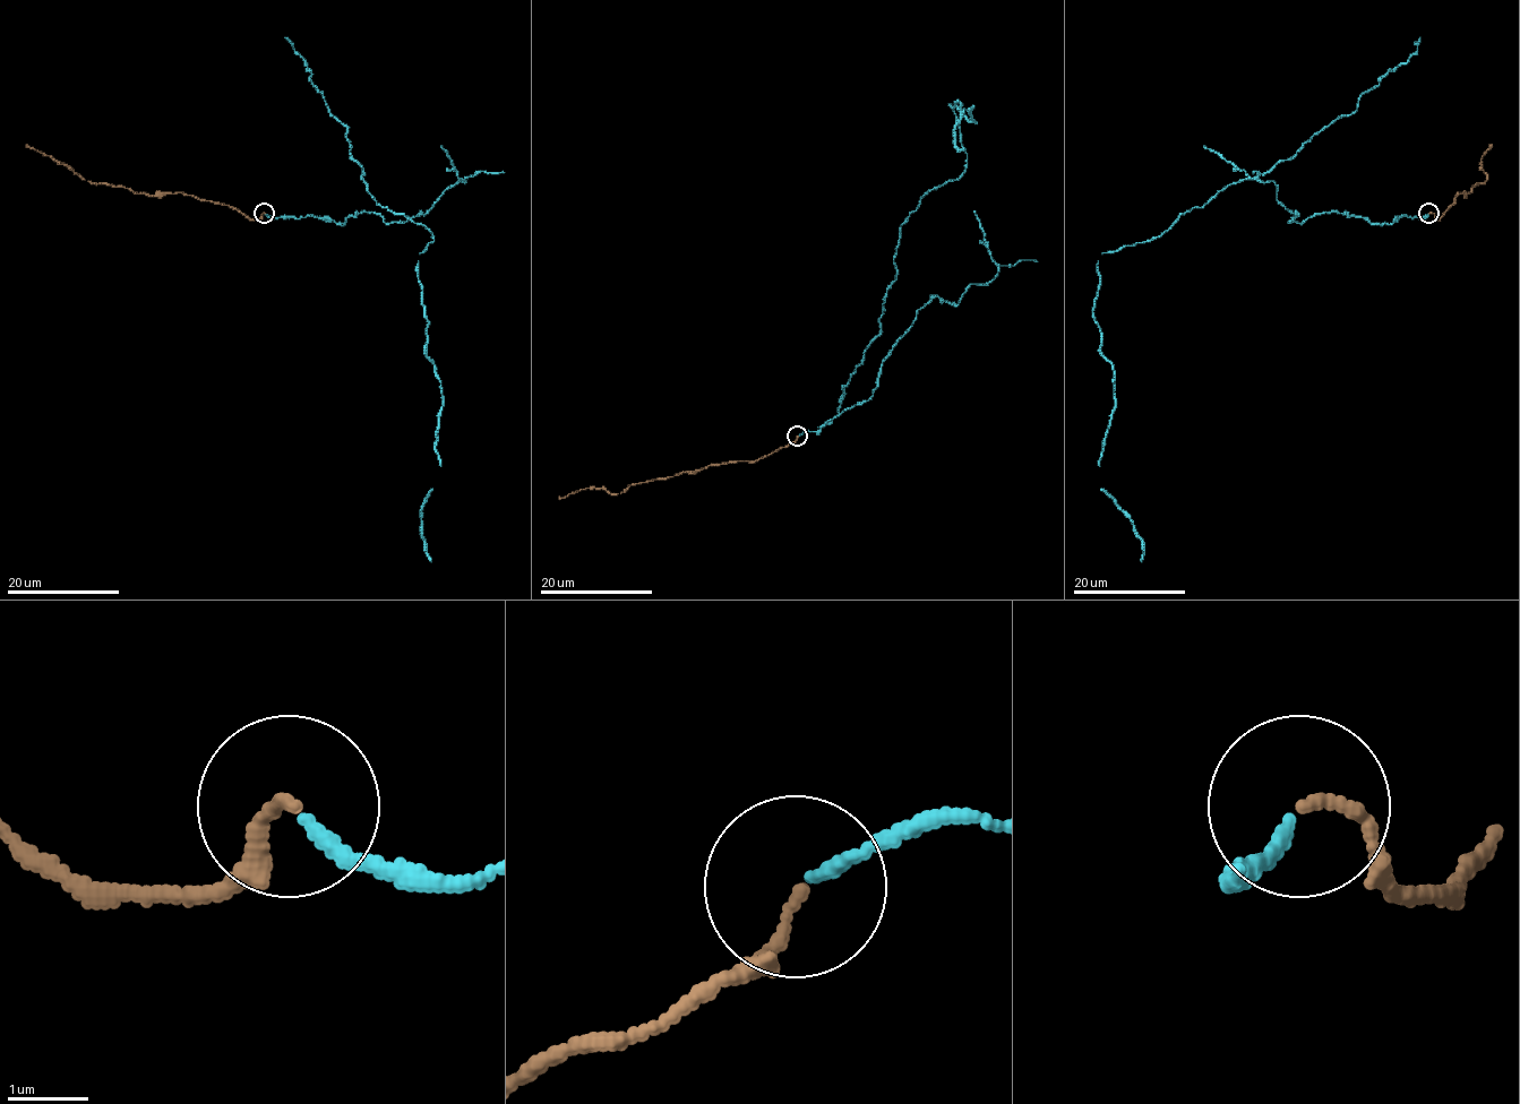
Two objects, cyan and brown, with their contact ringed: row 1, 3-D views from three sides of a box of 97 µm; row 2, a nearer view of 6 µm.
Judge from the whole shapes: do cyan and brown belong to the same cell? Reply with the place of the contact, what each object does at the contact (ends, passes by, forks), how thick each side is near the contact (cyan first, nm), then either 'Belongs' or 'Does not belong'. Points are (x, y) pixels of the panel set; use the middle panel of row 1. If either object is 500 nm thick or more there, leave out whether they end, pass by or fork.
Place: (797, 436). At the ring cyan ends. At the ring brown ends. Thickness 160 nm (cyan) against 140 nm. Belongs

